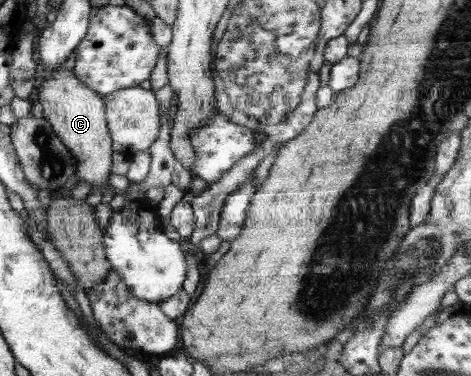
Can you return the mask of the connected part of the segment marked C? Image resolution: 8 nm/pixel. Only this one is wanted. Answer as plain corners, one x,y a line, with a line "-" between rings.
61,68
51,73
39,87
38,101
43,106
43,115
52,125
53,131
69,149
76,160
76,173
91,189
99,188
103,193
112,189
115,194
122,191
108,184
108,175
112,173
112,157
114,153
113,138
110,136
109,122
106,120
105,97
90,89
74,71

